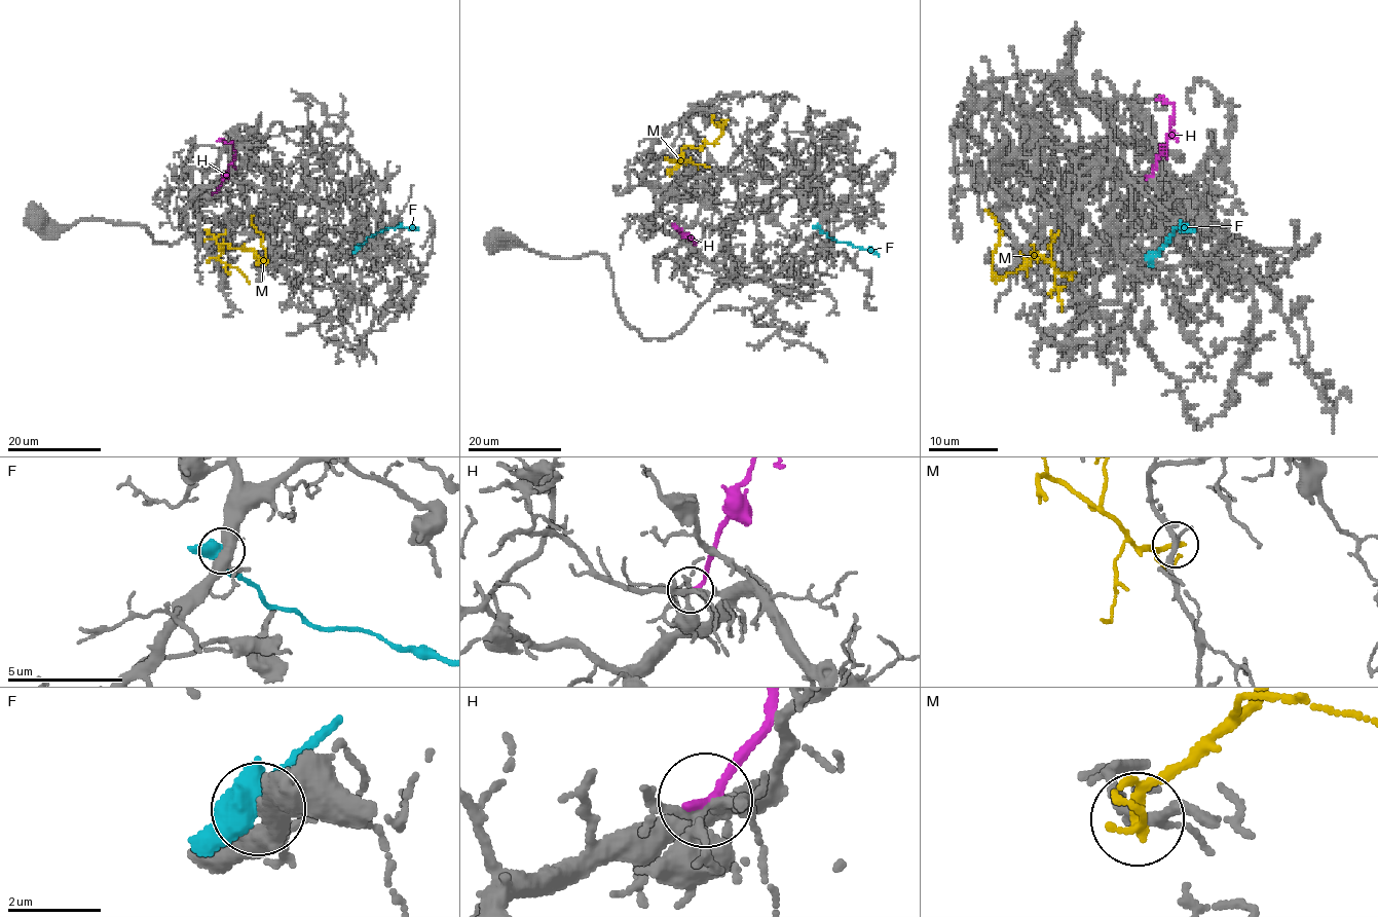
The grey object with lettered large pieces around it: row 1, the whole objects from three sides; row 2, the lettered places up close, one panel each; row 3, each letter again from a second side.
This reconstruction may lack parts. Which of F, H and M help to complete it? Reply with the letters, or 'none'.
none

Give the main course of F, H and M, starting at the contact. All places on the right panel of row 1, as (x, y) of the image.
F: (1150, 260), (1176, 228), (1193, 230)
H: (1148, 176), (1156, 164), (1172, 119), (1172, 105), (1156, 98)
M: (1072, 271), (1060, 273), (1033, 251), (1033, 258), (999, 278), (992, 270), (992, 258), (1002, 230), (984, 210)

